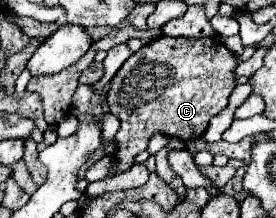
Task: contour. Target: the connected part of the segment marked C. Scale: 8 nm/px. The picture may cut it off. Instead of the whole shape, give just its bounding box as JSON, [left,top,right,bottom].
[107,37,237,173]

